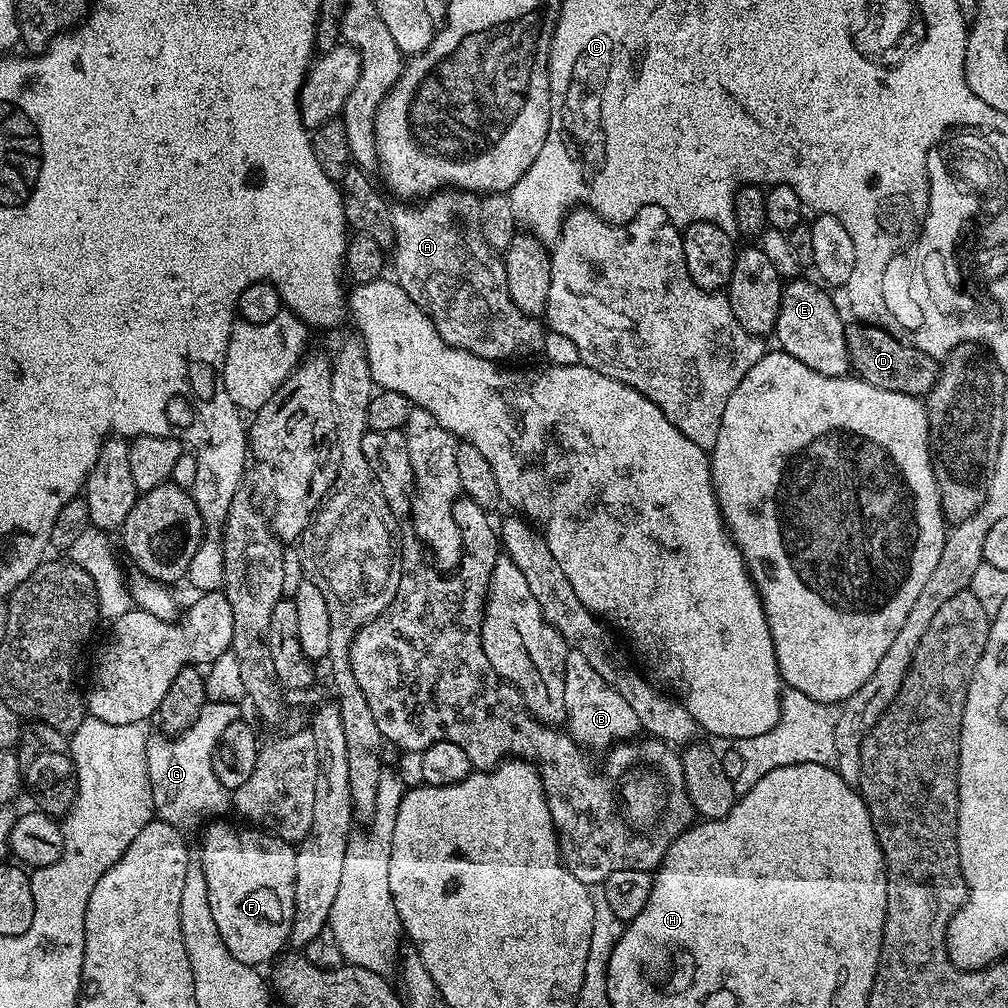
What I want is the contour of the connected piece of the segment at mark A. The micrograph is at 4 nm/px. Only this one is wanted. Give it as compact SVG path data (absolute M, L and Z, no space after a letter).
M441 190L419 202L400 202L392 208L392 221L394 222L394 253L396 252L396 273L394 279L397 284L414 298L414 302L419 308L428 315L434 322L438 334L450 346L466 350L475 356L481 356L487 360L497 362L516 362L519 356L532 356L543 353L545 325L537 317L524 316L518 306L514 306L514 298L510 298L510 290L506 286L506 270L504 269L503 259L489 247L486 238L482 234L482 214L480 213L481 197L474 192L462 192L459 190Z

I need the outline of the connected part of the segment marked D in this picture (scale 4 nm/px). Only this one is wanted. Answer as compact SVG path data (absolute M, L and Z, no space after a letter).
M852 322L845 327L844 337L848 347L851 371L870 386L924 398L927 397L928 391L936 385L936 379L940 377L941 365L937 357L912 348L897 336L891 336L885 328Z

